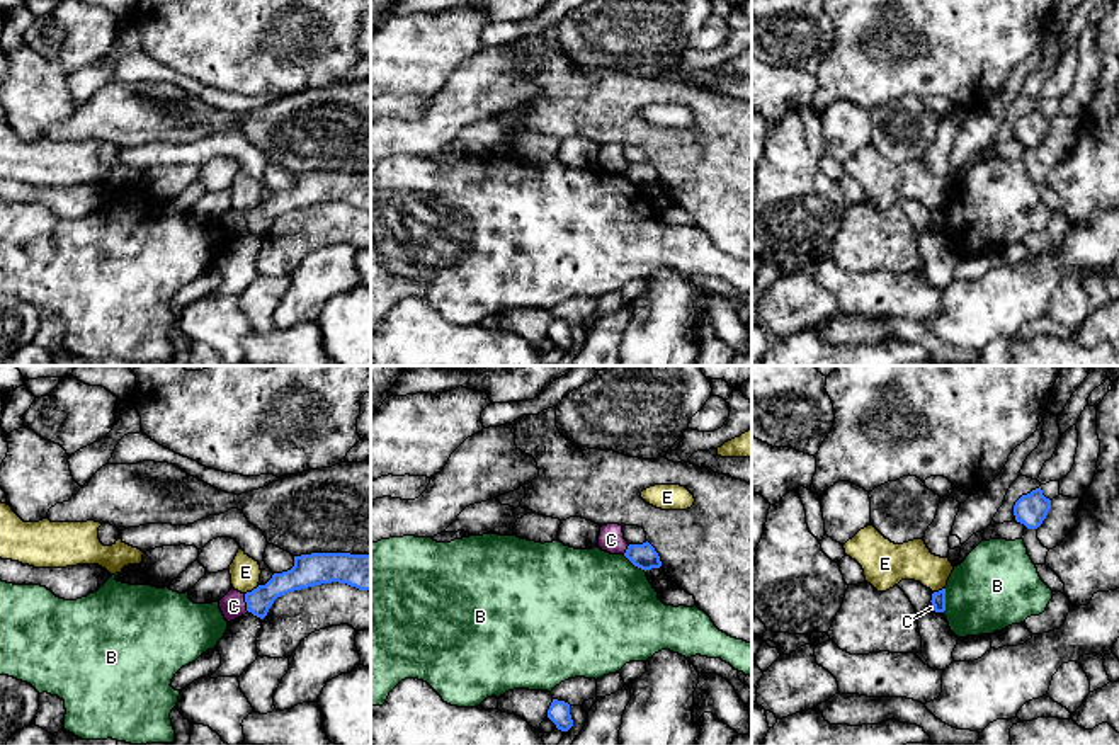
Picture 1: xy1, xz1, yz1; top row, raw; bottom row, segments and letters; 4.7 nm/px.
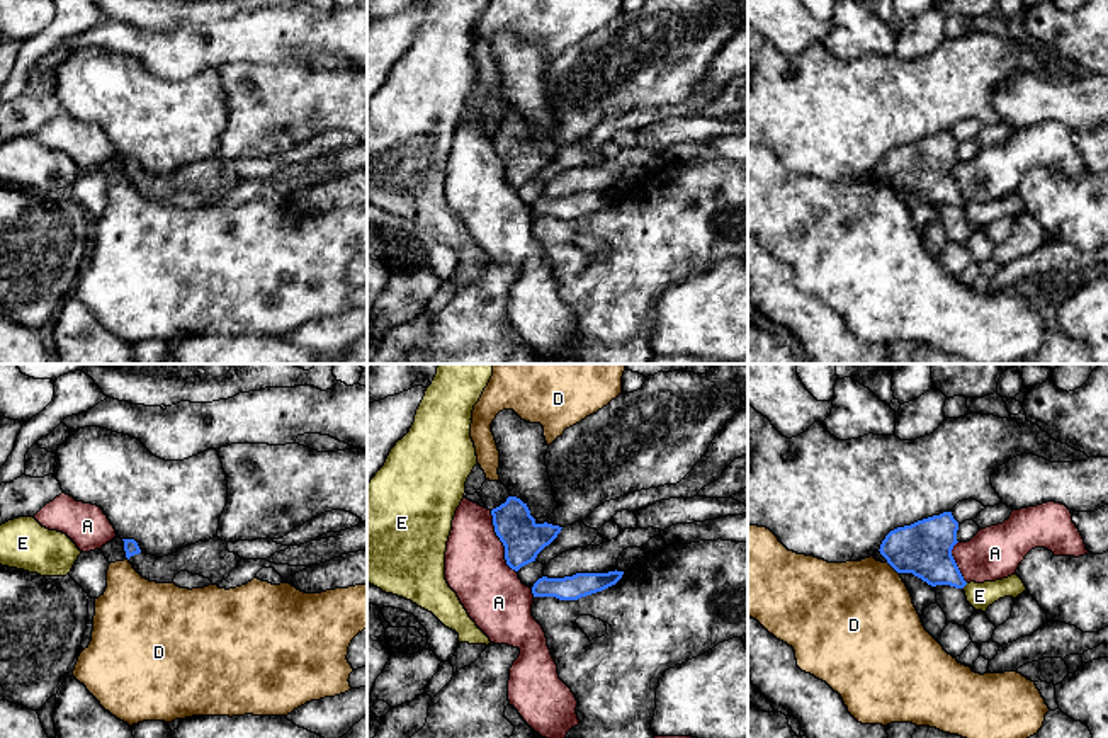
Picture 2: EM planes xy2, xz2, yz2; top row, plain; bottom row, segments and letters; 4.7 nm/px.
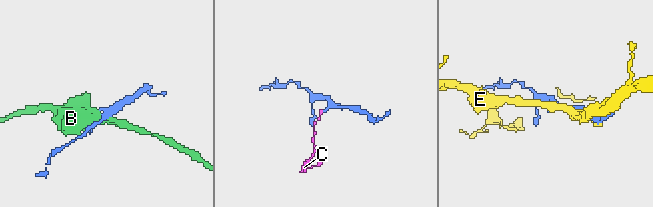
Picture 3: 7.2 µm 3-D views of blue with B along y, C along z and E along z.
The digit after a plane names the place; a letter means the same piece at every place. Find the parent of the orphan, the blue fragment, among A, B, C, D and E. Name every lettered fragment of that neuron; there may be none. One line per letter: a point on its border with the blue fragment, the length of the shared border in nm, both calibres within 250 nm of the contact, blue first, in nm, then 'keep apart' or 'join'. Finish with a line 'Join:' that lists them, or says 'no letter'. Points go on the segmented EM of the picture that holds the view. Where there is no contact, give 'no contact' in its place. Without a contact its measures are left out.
A: xz2 (500, 539) | 320 nm | 190/300 nm | keep apart
B: yz1 (944, 601) | 110 nm | 70/380 nm | keep apart
C: xy1 (245, 601) | 90 nm | 120/120 nm | keep apart
D: yz2 (893, 567) | 80 nm | 260/460 nm | keep apart
E: xy1 (254, 589) | 80 nm | 120/140 nm | keep apart
Join: no letter

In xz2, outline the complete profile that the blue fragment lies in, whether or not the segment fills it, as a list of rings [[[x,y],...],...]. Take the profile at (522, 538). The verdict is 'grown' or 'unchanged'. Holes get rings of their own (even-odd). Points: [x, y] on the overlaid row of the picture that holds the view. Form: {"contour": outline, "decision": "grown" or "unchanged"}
{"contour": [[[712,364],[705,374],[658,372],[647,376],[642,388],[634,393],[620,393],[607,406],[564,430],[547,449],[546,466],[552,483],[557,508],[542,519],[534,519],[527,503],[508,497],[505,503],[491,510],[495,532],[505,546],[506,565],[518,571],[535,561],[562,527],[583,522],[596,507],[624,495],[676,485],[693,469],[709,451],[715,435],[741,410],[748,410],[748,364]]], "decision": "grown"}

